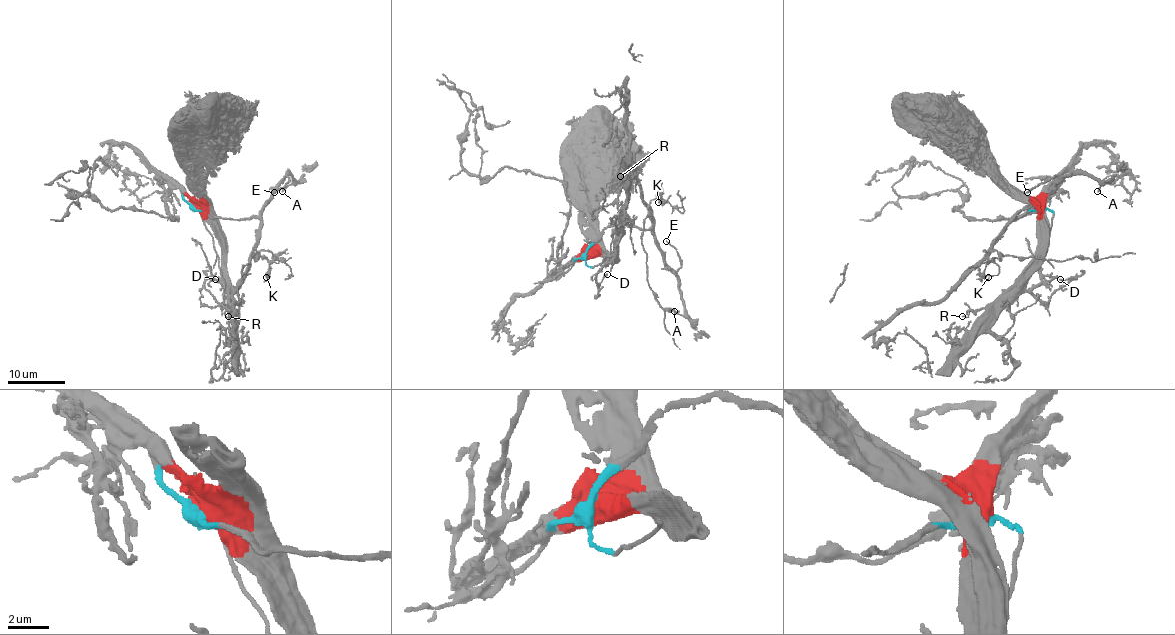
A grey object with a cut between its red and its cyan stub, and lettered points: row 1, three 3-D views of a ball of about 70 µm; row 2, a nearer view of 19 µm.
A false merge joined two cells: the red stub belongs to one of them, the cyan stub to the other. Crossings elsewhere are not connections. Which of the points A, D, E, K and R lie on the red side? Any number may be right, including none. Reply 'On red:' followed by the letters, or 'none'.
On red: D, R

